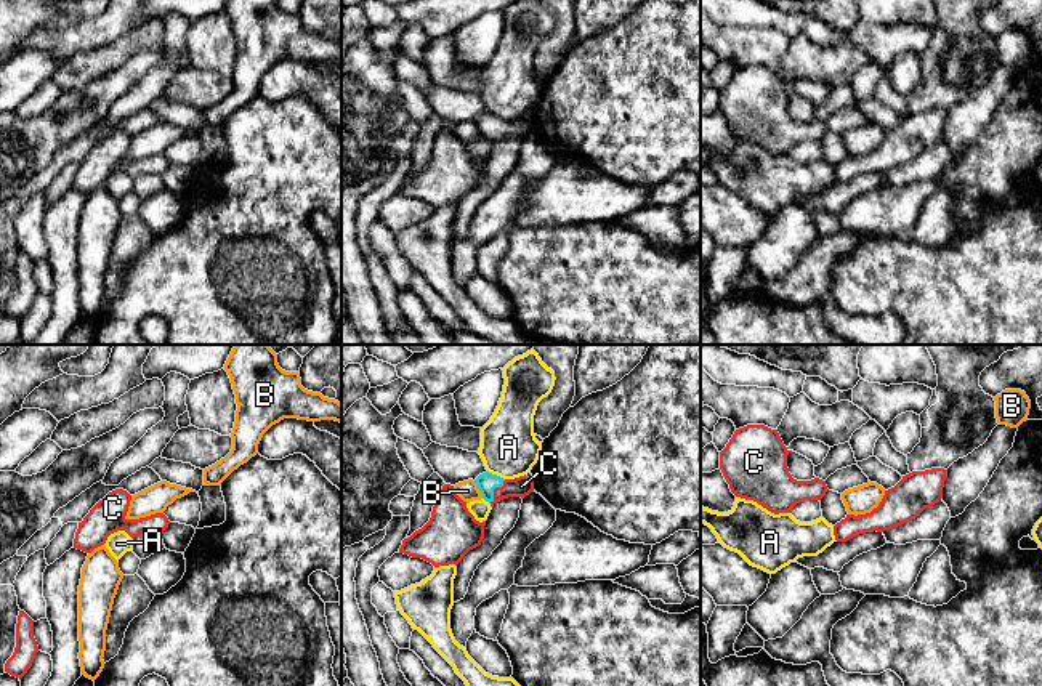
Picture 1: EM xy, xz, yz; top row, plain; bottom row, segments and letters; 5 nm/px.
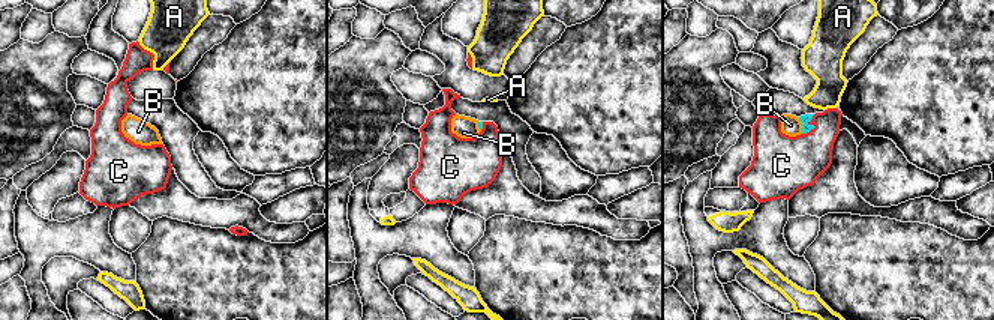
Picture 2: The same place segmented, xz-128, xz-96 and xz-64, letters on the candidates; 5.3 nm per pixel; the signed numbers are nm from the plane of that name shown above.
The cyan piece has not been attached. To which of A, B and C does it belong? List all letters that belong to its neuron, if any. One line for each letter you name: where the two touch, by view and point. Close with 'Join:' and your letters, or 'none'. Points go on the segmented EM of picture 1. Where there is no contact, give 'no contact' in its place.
C: meets cyan in xz at (494, 488)
Join: C

